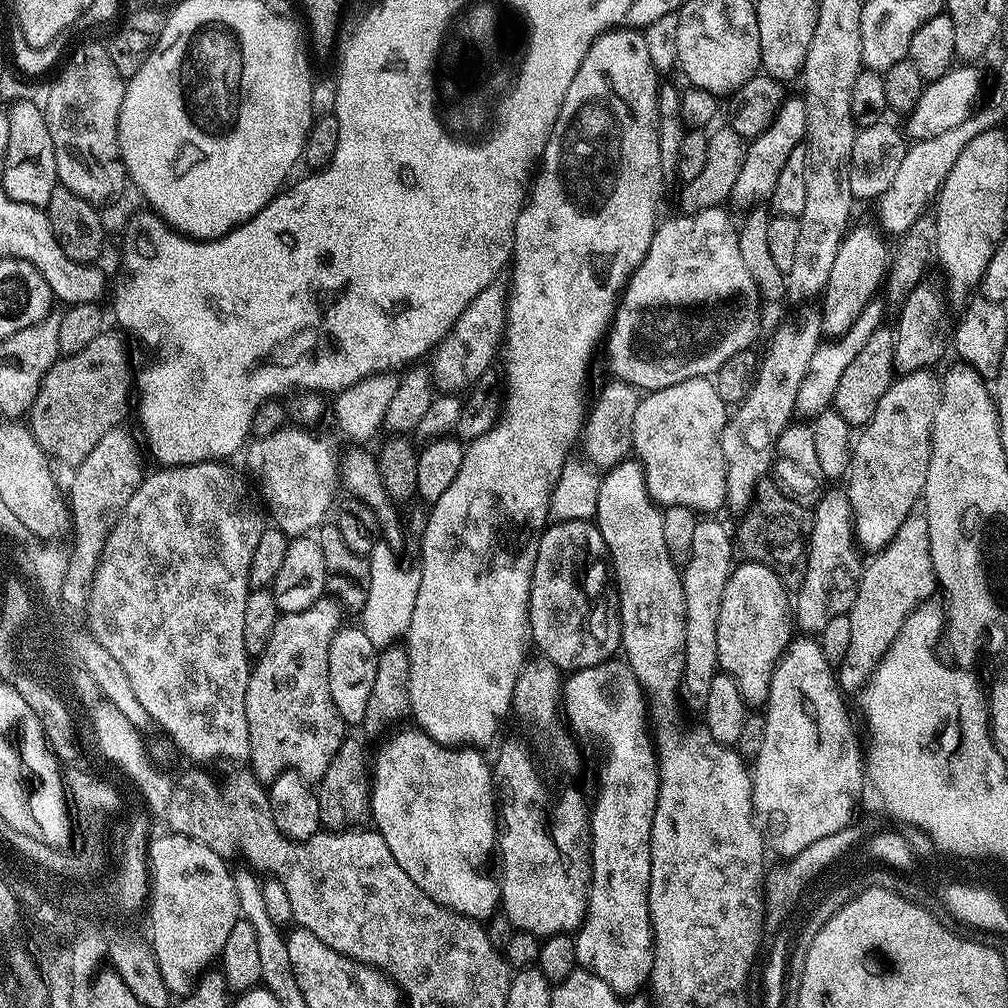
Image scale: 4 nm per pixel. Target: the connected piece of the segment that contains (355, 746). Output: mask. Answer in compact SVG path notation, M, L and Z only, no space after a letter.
M346 738L342 746L338 746L338 754L330 758L330 766L326 766L326 774L322 774L315 793L318 798L321 829L329 832L347 832L369 823L372 811L370 760L369 757L368 760L364 757L362 741Z

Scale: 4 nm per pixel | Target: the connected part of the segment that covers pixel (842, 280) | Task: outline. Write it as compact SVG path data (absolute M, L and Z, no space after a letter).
M855 228L845 235L844 241L838 246L830 278L826 278L826 286L822 293L824 305L819 305L818 308L820 330L828 338L846 334L846 330L850 330L850 326L858 322L858 314L862 314L867 304L873 303L875 296L872 295L875 292L877 295L890 263L890 248L884 245L885 237L877 229Z

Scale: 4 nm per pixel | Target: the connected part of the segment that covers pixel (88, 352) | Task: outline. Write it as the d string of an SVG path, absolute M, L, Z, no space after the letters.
M102 330L78 354L59 357L40 384L39 394L28 411L28 426L37 443L47 455L58 457L70 466L81 463L100 438L108 430L119 427L128 412L130 390L134 388L134 374L130 372L130 360L125 340L114 332Z

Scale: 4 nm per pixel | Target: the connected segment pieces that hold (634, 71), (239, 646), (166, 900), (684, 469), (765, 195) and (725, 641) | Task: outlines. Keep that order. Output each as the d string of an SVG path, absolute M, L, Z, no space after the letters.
M614 28L611 32L603 32L593 44L586 54L586 58L582 58L582 66L578 66L578 74L574 74L574 82L570 82L570 86L566 90L566 94L562 98L562 106L558 110L558 118L554 122L554 130L550 134L550 138L544 147L544 155L538 165L538 171L535 173L534 179L530 184L530 191L526 197L526 203L520 209L518 214L518 222L514 230L514 246L512 247L512 259L510 261L510 273L512 272L512 288L506 292L506 307L504 310L504 332L502 339L502 360L504 356L504 370L502 369L502 415L497 419L492 428L487 429L484 434L473 440L464 449L464 457L462 458L462 466L458 470L457 476L454 477L452 483L446 490L446 494L442 494L442 498L438 498L438 502L431 505L428 521L424 524L424 537L420 540L420 565L418 571L420 573L420 585L418 586L418 602L414 602L414 618L410 618L410 626L408 627L408 635L406 637L406 647L408 657L410 658L410 682L408 689L410 690L410 709L411 719L416 719L419 731L426 733L430 738L434 738L434 742L445 744L448 748L463 748L465 746L484 746L480 744L488 744L496 736L496 731L500 728L500 723L504 720L504 715L509 715L512 706L512 695L514 694L514 686L518 682L518 674L524 669L526 657L529 655L530 649L530 633L528 631L528 603L530 602L530 586L532 585L532 571L534 570L534 562L538 558L538 542L540 535L544 533L544 529L550 523L548 507L550 506L550 498L554 486L558 482L558 478L562 474L565 464L570 459L568 451L572 448L572 443L579 441L582 436L582 429L586 419L586 404L584 408L584 383L588 380L588 367L592 364L592 355L596 352L596 347L601 347L602 341L605 339L606 333L611 325L612 318L616 314L617 303L624 291L625 284L632 277L632 272L642 262L642 258L646 258L646 250L650 250L650 242L652 235L656 233L658 223L658 215L656 216L656 203L660 200L660 191L664 188L666 177L662 170L662 162L660 161L660 151L658 150L658 122L660 121L660 111L656 108L656 93L658 91L658 73L656 67L650 62L650 54L646 51L646 38L643 31L633 30L630 28Z
M224 462L178 464L164 466L156 470L160 472L149 471L145 475L137 492L126 503L123 512L116 517L111 532L105 538L96 573L88 585L86 628L90 635L98 642L102 642L102 646L106 646L106 650L110 650L110 654L122 665L126 678L130 678L130 687L138 697L138 702L142 702L142 710L146 710L149 721L153 725L156 723L176 743L178 751L185 752L192 760L210 760L225 756L228 760L244 762L248 759L250 746L250 734L246 722L246 686L250 657L242 638L242 625L246 598L250 591L248 571L250 562L254 558L254 550L258 547L258 538L262 538L266 527L266 516L257 497L253 493L253 497L248 493L249 481L247 479L244 481L238 473L231 472L226 465Z
M163 834L151 841L147 848L150 869L150 908L152 906L152 940L150 951L156 957L156 965L162 974L162 982L173 997L183 998L193 991L197 980L219 961L222 946L230 930L241 919L240 903L234 886L233 869L228 869L229 861L214 854L210 846L194 838Z
M695 376L686 382L666 386L657 392L647 393L634 410L632 452L644 469L646 486L652 499L661 506L677 504L691 508L697 514L716 514L725 507L726 458L722 458L722 430L728 421L729 409L718 398L718 390L711 379Z
M789 95L778 110L776 121L747 145L742 170L738 170L738 179L734 181L730 197L731 207L751 210L763 205L771 197L774 182L778 182L778 174L782 174L782 166L786 166L786 158L790 158L790 150L794 150L796 144L804 143L805 134L806 102L803 95Z
M737 563L728 576L726 590L722 590L716 663L719 671L738 686L738 694L742 694L745 705L767 705L776 663L793 639L794 612L790 607L790 592L778 574L761 564Z

